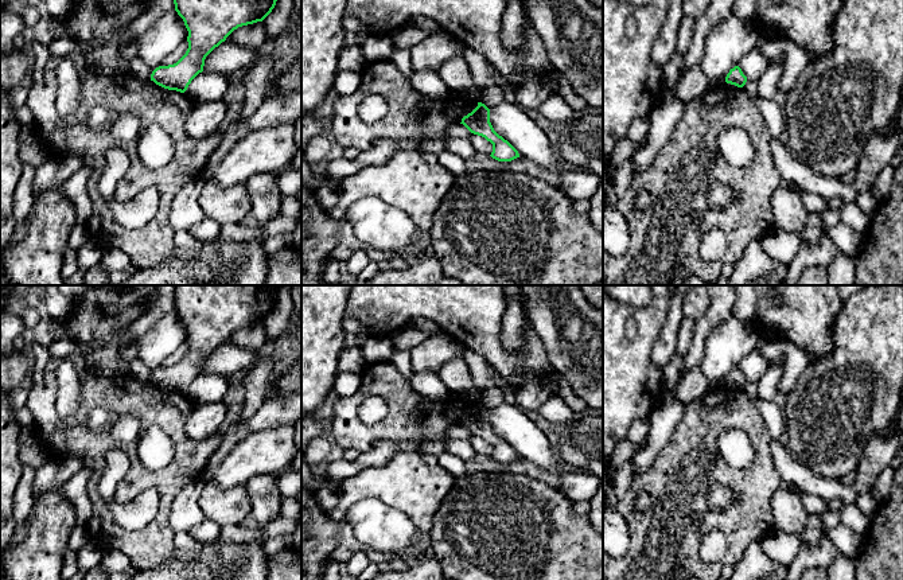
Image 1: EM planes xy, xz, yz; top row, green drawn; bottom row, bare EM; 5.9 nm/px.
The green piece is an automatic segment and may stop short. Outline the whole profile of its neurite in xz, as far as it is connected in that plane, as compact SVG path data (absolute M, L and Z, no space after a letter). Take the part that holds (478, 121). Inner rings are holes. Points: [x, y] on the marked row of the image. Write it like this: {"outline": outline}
{"outline": "M478 102L478 106L462 118L462 122L471 133L484 137L493 144L491 157L498 161L511 161L519 157L518 151L502 136L499 136L490 122L490 109Z"}

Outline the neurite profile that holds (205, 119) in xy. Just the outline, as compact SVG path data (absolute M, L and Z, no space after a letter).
M225 100L195 104L186 120L186 131L190 137L202 140L223 124L227 114Z

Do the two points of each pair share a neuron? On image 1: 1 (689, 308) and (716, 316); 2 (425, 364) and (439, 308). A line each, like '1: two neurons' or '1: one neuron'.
1: two neurons
2: two neurons

